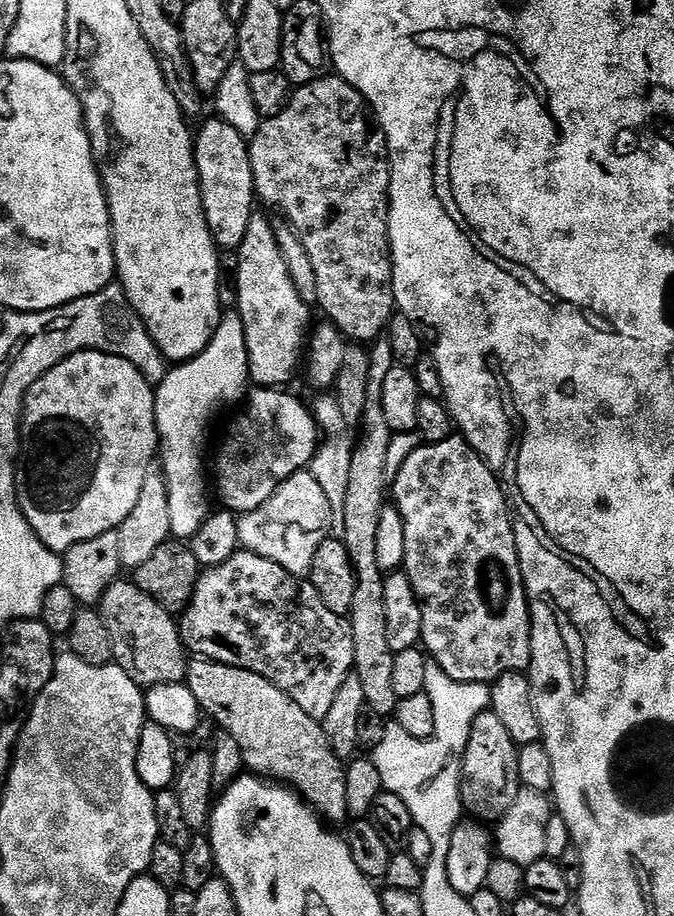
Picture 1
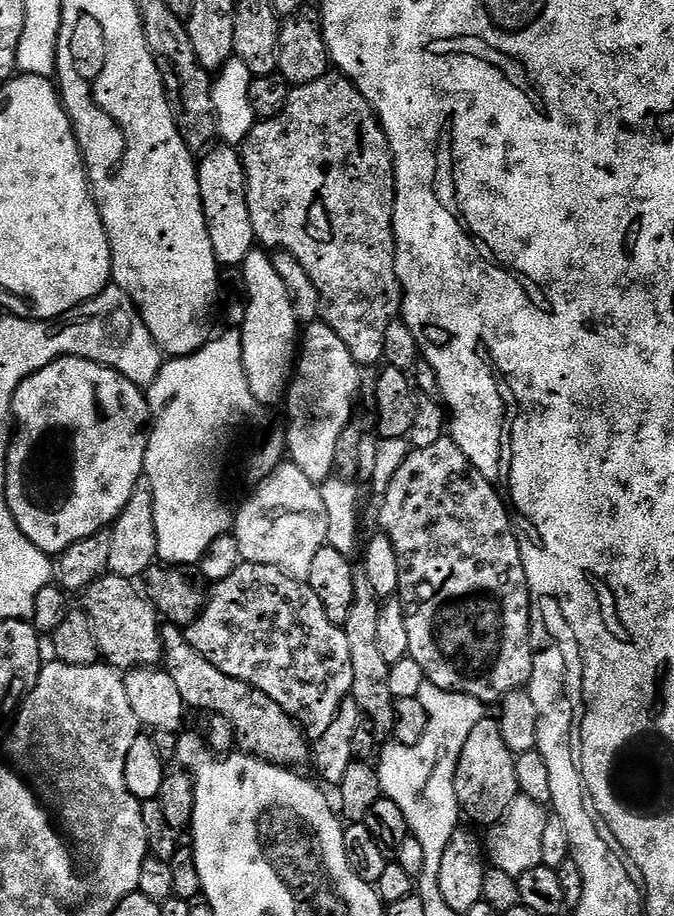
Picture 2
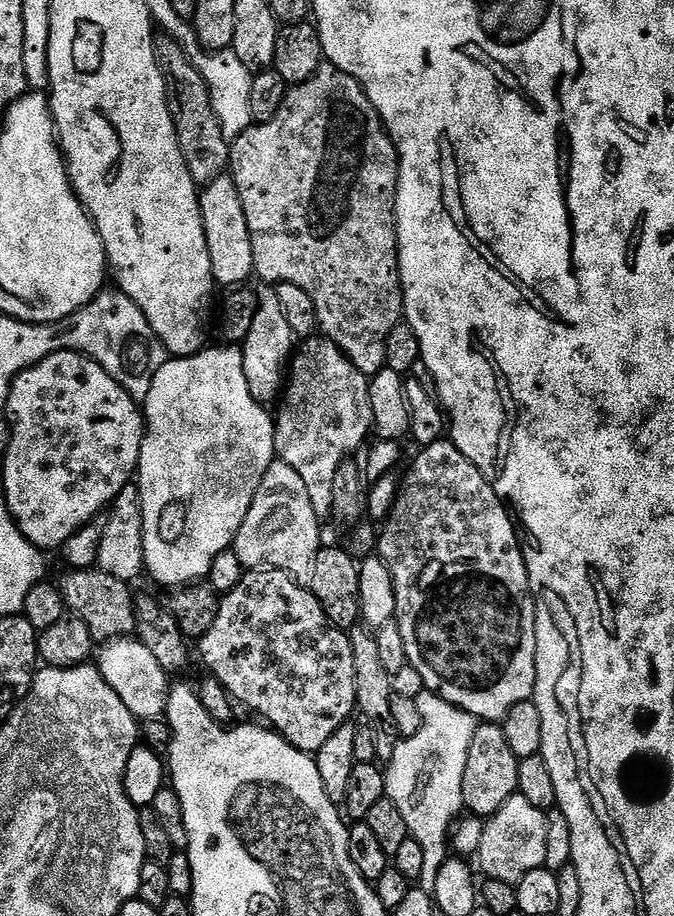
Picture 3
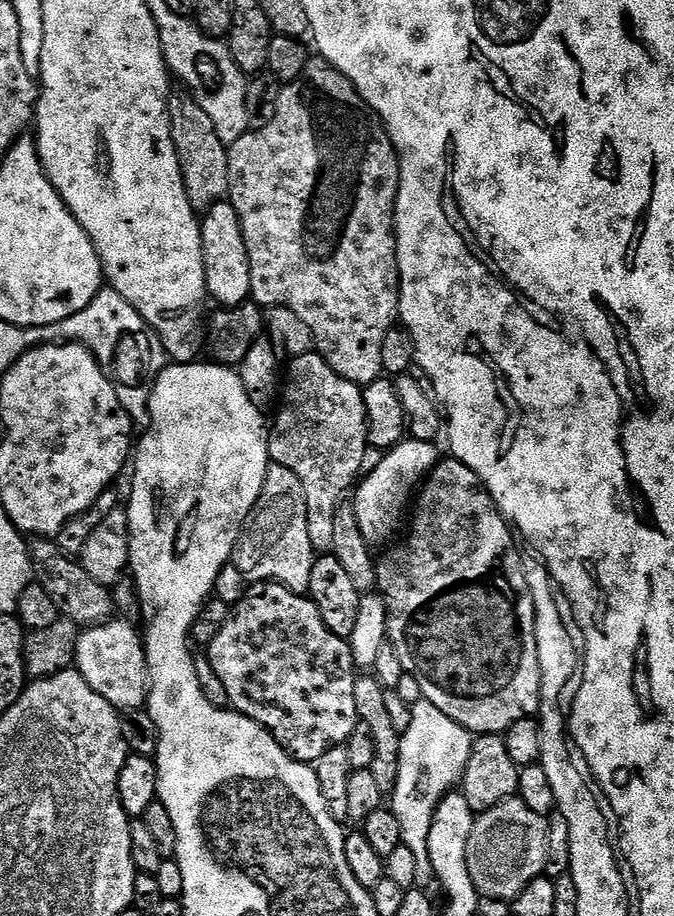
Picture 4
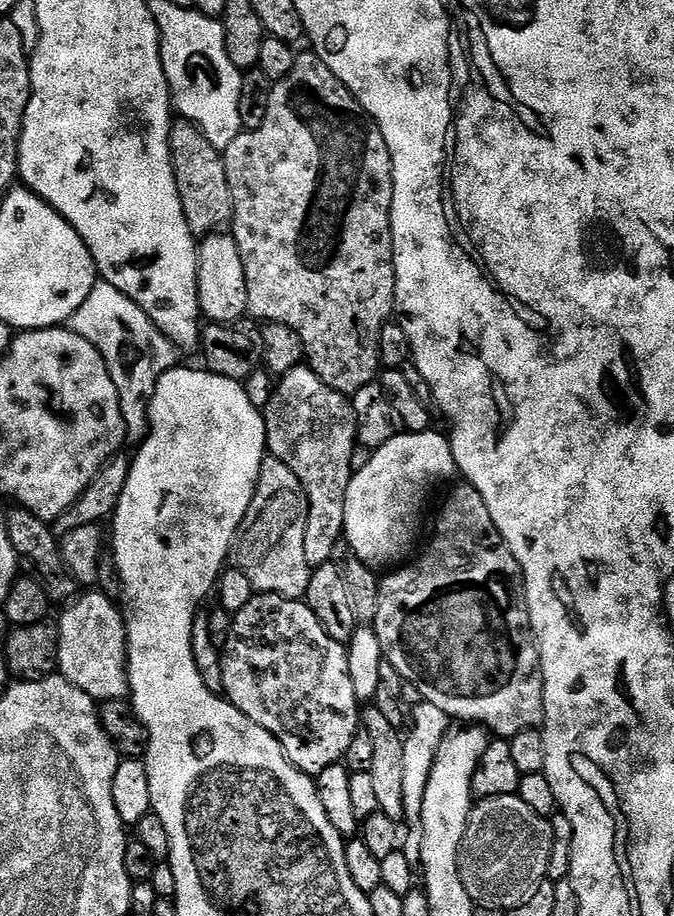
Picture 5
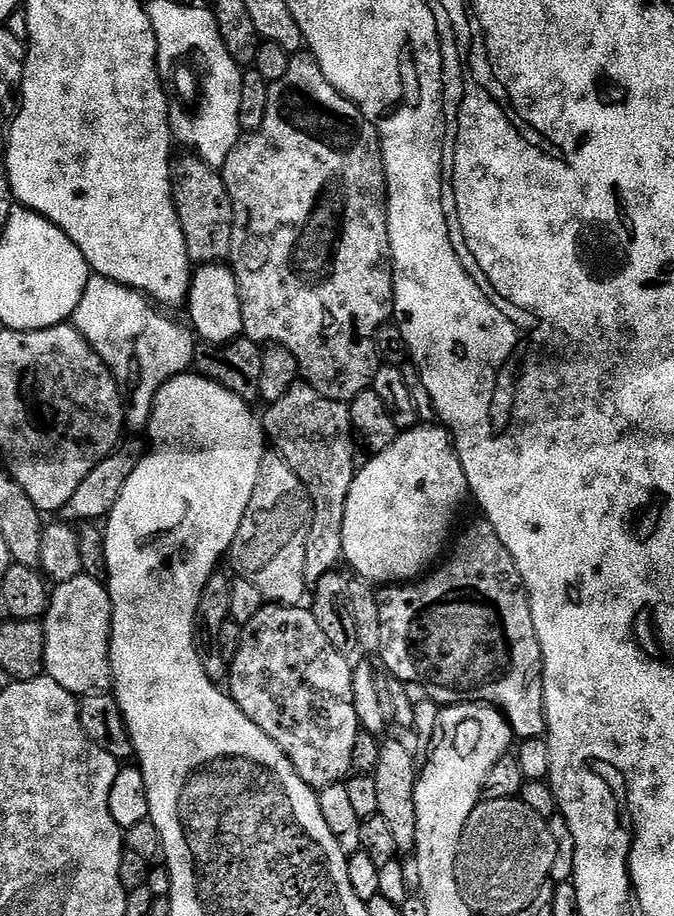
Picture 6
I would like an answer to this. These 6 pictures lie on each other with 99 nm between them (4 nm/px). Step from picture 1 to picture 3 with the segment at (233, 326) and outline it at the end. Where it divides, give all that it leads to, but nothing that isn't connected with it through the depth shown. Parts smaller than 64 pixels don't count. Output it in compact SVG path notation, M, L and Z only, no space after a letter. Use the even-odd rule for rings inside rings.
M236 346L212 347L205 347L203 352L197 352L195 356L165 359L158 374L152 376L150 394L142 402L146 431L140 451L138 487L142 502L142 522L144 523L144 567L147 575L150 574L158 583L165 584L168 590L183 588L203 581L210 574L210 566L214 566L214 558L218 558L218 554L229 551L235 545L238 530L242 526L242 522L246 522L250 502L254 502L254 494L258 494L258 486L262 482L262 478L266 478L266 470L270 470L270 466L278 458L276 455L276 422L273 413L265 405L259 404L254 398L254 394L250 394L250 386L246 386L243 351Z

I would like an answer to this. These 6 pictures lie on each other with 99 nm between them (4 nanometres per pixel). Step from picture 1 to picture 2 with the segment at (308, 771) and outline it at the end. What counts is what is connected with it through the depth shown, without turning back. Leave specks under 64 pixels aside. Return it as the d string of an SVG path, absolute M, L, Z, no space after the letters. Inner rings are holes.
M165 623L160 629L160 637L164 647L163 671L168 672L170 678L174 678L174 686L178 686L178 694L182 694L185 705L189 709L205 708L205 713L226 718L226 722L230 722L230 726L234 726L236 742L241 753L257 756L260 760L268 760L271 764L281 766L300 766L296 764L309 763L309 737L304 729L296 723L295 718L286 714L286 710L282 710L282 706L278 706L278 702L274 702L272 698L266 698L266 694L262 694L262 690L242 682L238 678L230 678L230 674L222 674L222 670L218 670L218 666L214 666L214 662L202 658L202 654L198 654L198 650L194 650L194 646L188 644L183 631L174 624Z

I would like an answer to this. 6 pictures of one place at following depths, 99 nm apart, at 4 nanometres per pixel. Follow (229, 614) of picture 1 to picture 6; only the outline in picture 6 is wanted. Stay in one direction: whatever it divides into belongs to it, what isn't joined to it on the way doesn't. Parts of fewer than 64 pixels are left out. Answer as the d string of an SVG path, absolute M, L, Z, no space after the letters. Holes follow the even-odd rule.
M268 602L258 610L258 614L254 614L254 618L250 618L248 624L243 625L237 654L230 661L226 688L232 697L232 701L244 711L246 718L253 720L280 747L286 754L288 761L294 766L298 778L302 778L302 782L306 782L313 790L319 790L331 784L339 784L353 771L352 759L354 758L355 740L362 733L358 710L354 710L354 690L352 689L353 665L351 663L348 664L348 660L344 656L347 655L341 649L332 645L330 638L326 638L326 634L322 634L322 626L318 626L314 614L307 607Z

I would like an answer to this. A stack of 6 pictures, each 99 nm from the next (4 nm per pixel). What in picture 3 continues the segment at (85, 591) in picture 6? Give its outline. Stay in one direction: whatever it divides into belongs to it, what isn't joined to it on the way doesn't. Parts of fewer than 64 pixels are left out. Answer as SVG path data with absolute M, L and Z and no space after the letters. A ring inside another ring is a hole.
M121 638L105 643L99 649L98 667L102 678L126 702L126 710L136 716L137 721L158 720L168 710L168 689L170 687L169 673L158 666L158 658L150 654L150 650L136 638Z

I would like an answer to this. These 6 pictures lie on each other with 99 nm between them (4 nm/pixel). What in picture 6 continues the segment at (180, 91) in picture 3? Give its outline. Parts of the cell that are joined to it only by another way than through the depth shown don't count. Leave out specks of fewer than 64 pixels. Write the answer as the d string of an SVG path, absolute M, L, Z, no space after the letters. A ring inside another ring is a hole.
M184 154L172 165L172 197L193 265L219 264L232 255L234 206L223 175L195 154Z

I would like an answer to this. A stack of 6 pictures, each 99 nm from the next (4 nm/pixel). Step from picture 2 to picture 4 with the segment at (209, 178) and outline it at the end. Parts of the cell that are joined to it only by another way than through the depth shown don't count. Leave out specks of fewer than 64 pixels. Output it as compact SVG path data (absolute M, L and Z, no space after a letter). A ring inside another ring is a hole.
M221 202L207 209L200 220L200 237L204 247L204 269L208 296L217 300L217 305L232 308L243 304L252 295L250 290L250 258L246 254L246 242L242 226L234 206Z

